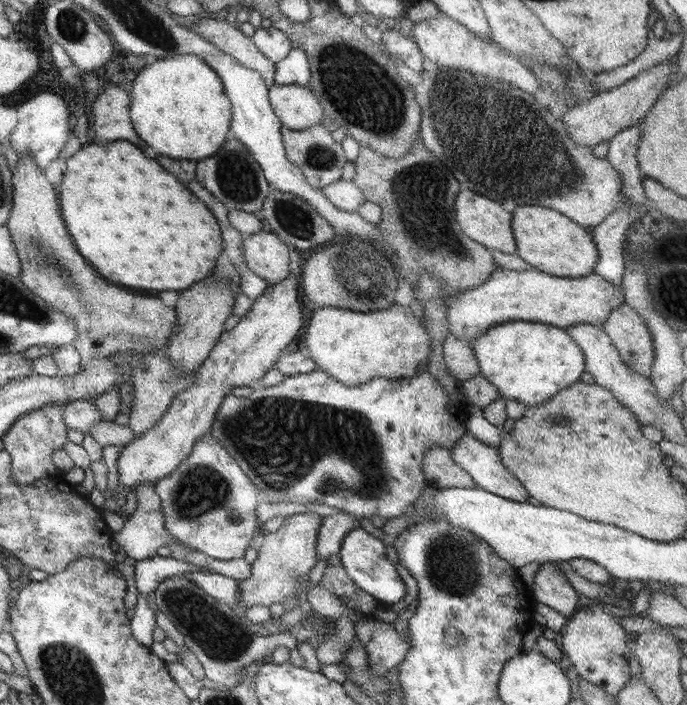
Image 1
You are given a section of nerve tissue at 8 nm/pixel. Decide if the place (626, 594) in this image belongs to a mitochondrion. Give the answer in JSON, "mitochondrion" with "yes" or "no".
{"mitochondrion":"no"}

